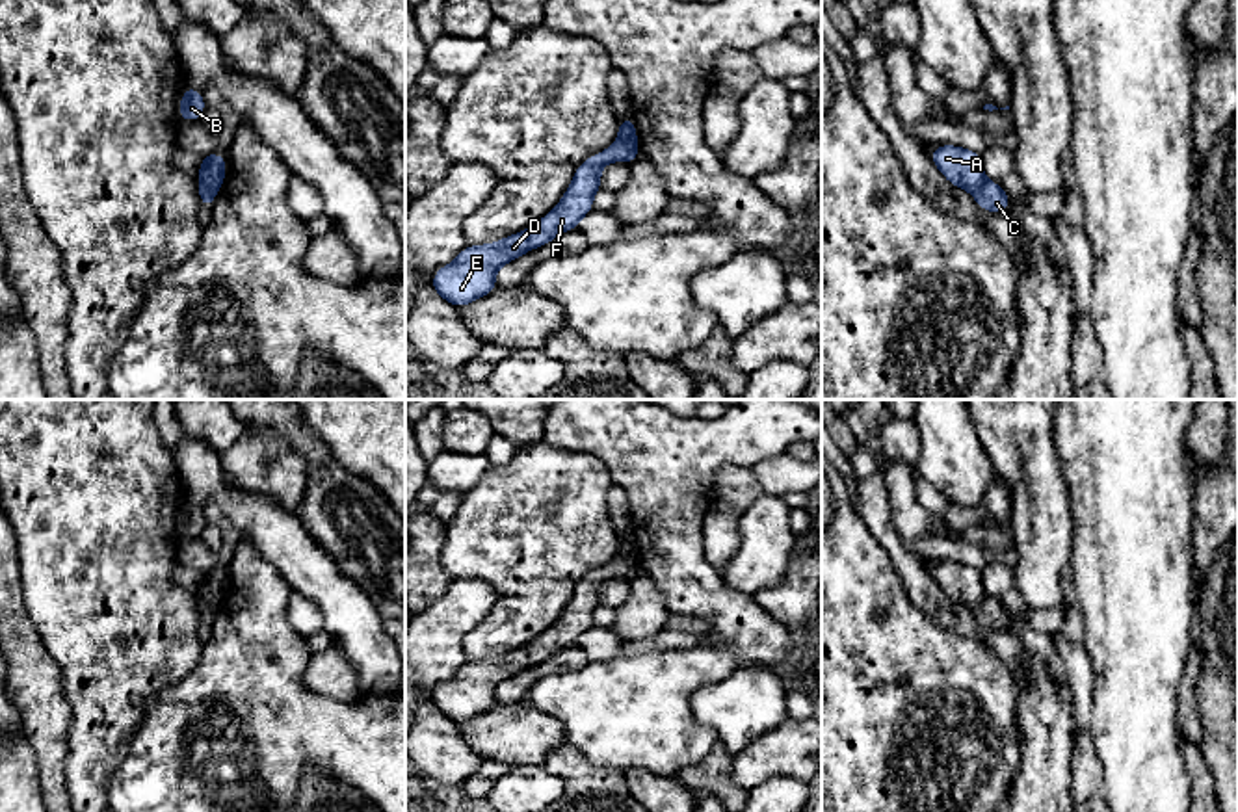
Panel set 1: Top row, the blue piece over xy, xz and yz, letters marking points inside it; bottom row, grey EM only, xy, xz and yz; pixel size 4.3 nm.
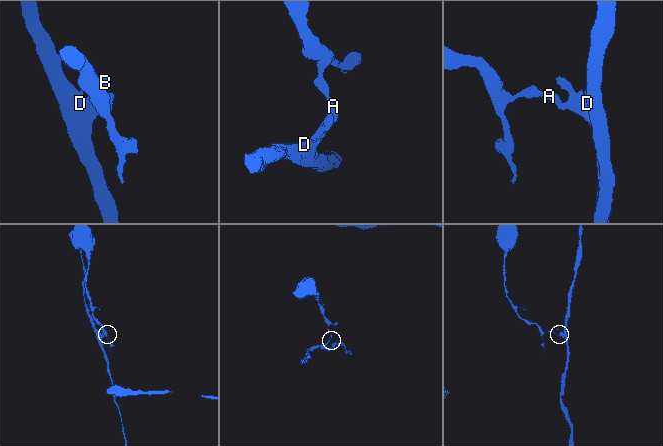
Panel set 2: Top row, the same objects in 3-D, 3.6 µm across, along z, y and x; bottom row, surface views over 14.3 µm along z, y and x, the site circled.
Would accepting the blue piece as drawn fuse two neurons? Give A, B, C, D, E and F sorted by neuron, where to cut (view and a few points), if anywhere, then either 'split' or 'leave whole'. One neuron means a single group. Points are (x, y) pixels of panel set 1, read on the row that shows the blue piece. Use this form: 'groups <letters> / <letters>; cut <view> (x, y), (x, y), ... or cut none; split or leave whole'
groups A / B C D E F; cut xy (199, 181), (216, 192); split

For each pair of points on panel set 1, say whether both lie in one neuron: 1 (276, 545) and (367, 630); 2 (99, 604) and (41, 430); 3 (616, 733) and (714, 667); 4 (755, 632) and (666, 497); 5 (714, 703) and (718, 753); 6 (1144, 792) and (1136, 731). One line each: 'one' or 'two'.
1: one
2: one
3: one
4: one
5: two
6: one

